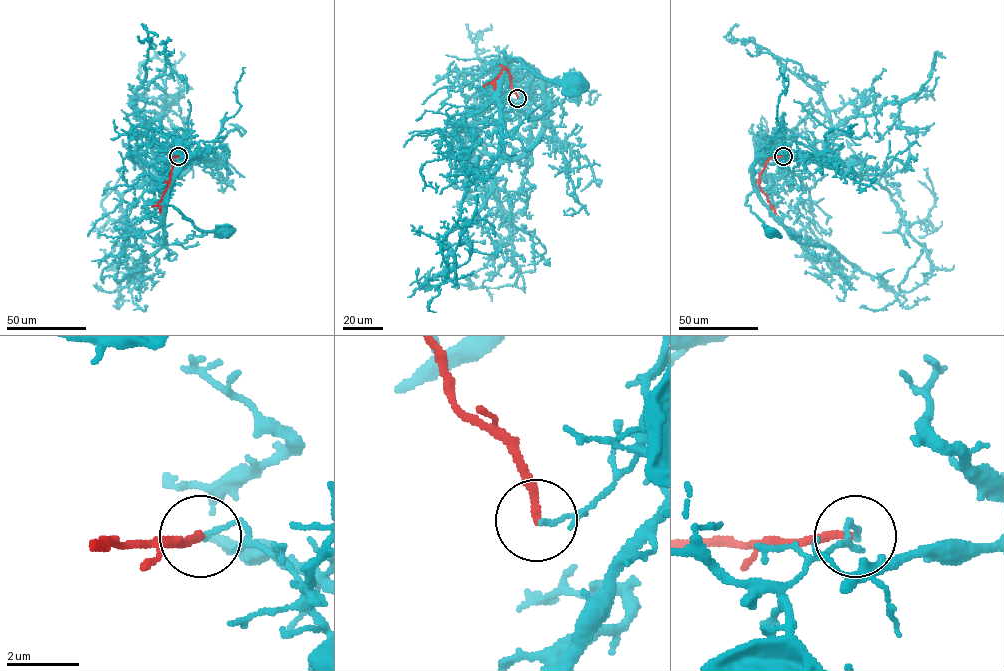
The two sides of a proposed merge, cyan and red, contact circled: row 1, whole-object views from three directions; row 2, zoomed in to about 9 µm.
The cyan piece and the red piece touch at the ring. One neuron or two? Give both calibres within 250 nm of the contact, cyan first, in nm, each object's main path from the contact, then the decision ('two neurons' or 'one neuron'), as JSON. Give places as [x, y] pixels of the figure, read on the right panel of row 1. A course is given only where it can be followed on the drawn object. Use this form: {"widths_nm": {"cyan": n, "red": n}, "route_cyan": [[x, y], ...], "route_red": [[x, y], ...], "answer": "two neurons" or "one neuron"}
{"widths_nm": {"cyan": 100, "red": 240}, "route_cyan": [[783, 156], [772, 163], [765, 159], [756, 162], [754, 189], [746, 203], [769, 233]], "route_red": [[783, 156], [770, 157], [760, 176], [760, 189], [776, 214]], "answer": "two neurons"}

